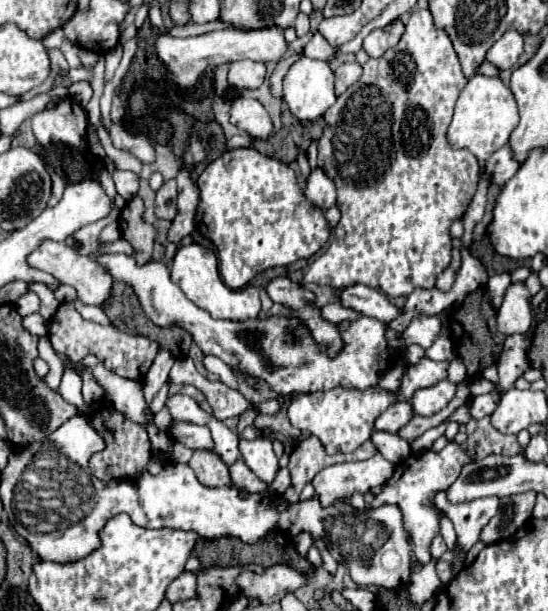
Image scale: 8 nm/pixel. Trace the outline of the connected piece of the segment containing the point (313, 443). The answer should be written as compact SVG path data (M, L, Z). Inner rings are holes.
M307 437L305 441L297 443L291 459L289 459L289 473L291 473L291 485L283 495L275 495L275 503L285 503L285 505L295 505L299 501L299 493L303 491L305 483L313 481L313 477L335 463L343 461L361 461L369 459L377 453L377 447L373 441L365 441L361 447L357 447L353 453L335 453L327 455L325 445L317 437Z

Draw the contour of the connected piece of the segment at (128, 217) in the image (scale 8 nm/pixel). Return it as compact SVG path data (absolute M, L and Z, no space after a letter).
M133 197L125 209L119 215L119 227L121 227L121 235L123 239L131 241L131 245L135 247L135 259L137 263L147 263L151 261L151 253L153 253L153 243L155 237L159 235L157 227L151 223L143 221L143 213L145 213L145 205L141 197Z

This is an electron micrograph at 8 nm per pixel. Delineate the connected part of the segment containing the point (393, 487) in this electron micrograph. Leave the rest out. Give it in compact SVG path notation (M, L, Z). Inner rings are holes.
M447 443L447 447L441 449L439 453L435 451L413 453L411 457L407 457L395 467L393 477L383 485L383 491L371 503L373 509L381 505L397 505L401 509L403 527L413 539L413 545L415 545L413 553L421 565L427 565L431 561L429 541L433 541L433 537L439 533L439 519L437 519L437 511L431 507L431 499L435 491L449 487L457 479L461 465L469 463L473 457L475 455L471 451L463 451L457 443Z

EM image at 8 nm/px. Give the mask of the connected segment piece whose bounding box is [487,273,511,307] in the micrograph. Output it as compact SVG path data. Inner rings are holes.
M499 273L499 275L493 275L489 281L487 281L487 287L491 291L491 297L493 297L493 305L497 307L501 303L501 293L505 293L505 289L509 287L511 283L511 275L509 273Z

